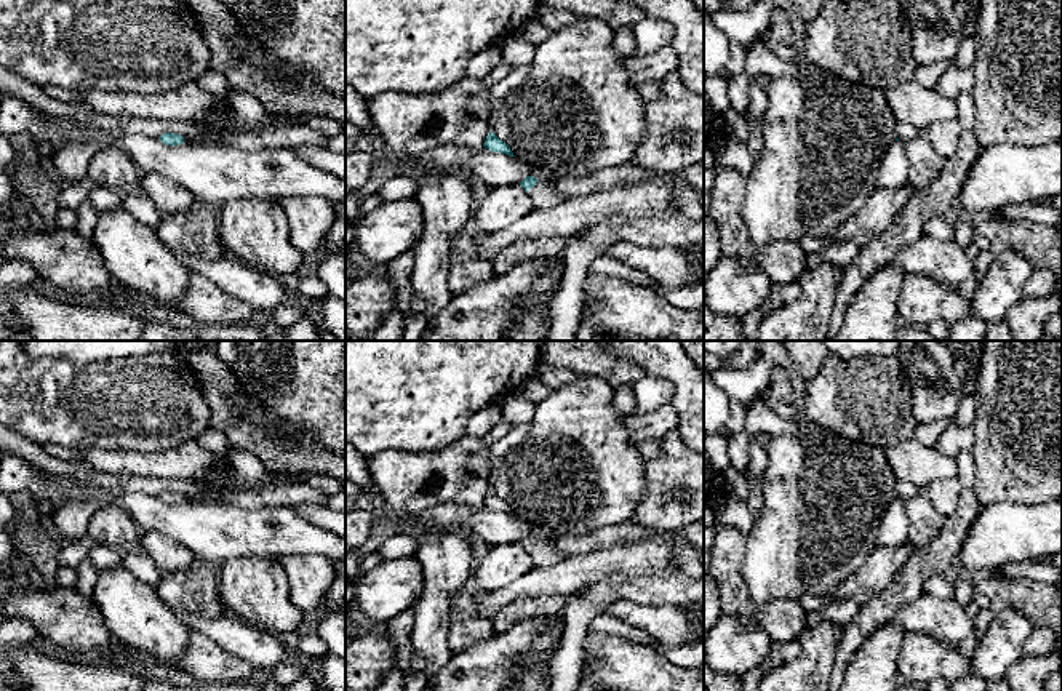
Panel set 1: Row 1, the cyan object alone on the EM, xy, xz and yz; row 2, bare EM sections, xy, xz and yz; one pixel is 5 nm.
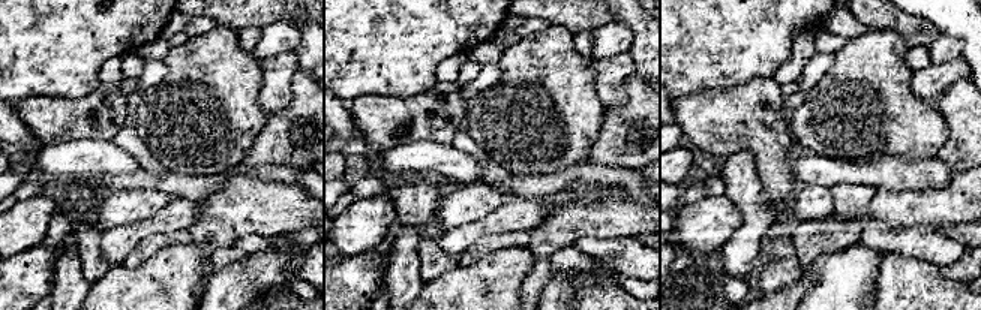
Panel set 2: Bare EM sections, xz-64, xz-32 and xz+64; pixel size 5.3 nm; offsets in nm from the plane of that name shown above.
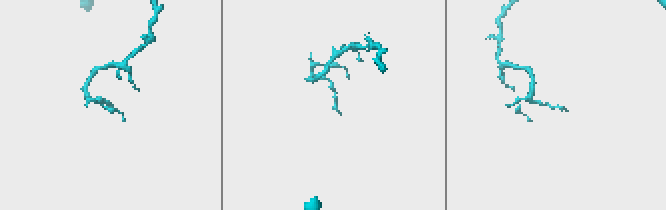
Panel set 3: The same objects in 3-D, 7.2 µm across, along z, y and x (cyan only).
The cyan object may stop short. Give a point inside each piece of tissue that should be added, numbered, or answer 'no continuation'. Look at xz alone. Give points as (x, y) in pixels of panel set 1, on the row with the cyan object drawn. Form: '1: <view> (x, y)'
1: xz (542, 194)

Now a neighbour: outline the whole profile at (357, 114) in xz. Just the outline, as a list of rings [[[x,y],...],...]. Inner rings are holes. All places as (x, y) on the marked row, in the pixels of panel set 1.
[[[345,85],[345,123],[357,126],[365,134],[374,133],[368,101],[349,85]]]

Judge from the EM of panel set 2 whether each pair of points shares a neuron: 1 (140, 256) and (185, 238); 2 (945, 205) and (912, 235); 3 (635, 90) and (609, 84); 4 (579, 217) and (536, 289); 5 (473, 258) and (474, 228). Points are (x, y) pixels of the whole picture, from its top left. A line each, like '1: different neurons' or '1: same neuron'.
1: same neuron
2: different neurons
3: different neurons
4: same neuron
5: different neurons

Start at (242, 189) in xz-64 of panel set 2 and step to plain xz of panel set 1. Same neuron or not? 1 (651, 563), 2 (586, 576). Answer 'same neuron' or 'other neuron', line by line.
1: other neuron
2: other neuron

